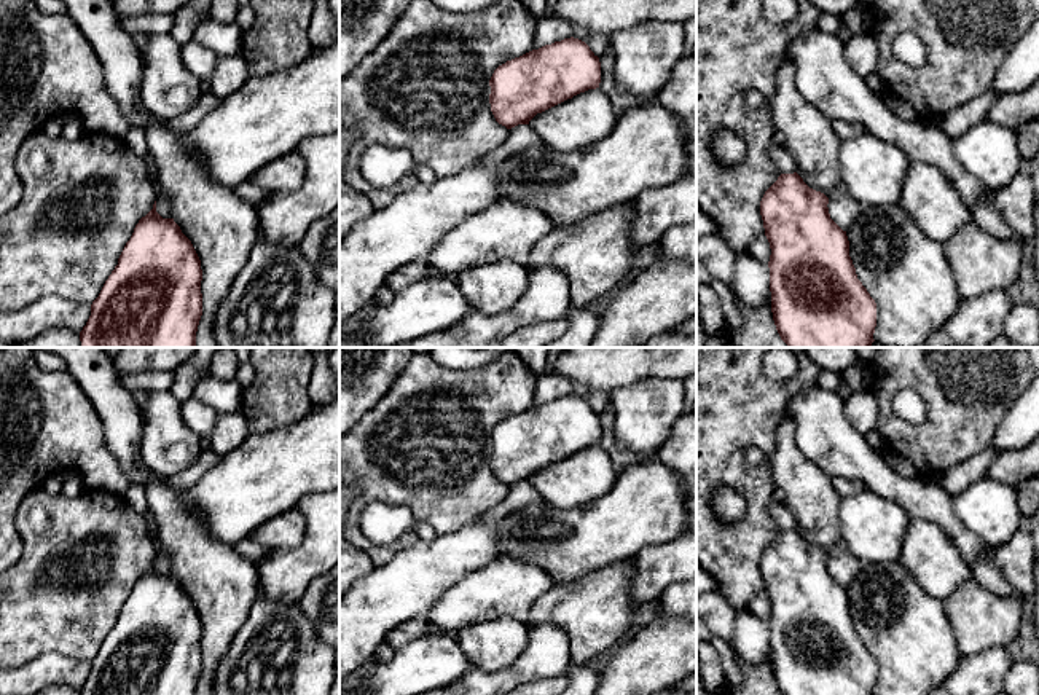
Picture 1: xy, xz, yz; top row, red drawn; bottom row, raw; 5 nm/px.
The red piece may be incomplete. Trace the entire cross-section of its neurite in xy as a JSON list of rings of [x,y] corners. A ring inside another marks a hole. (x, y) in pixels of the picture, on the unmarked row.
[[[155,558],[92,658],[80,695],[196,695],[201,638],[191,598],[156,569]]]

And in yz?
[[[781,531],[760,558],[771,612],[771,669],[781,695],[873,695],[876,660],[857,636],[849,598],[829,571],[829,555],[794,531]]]

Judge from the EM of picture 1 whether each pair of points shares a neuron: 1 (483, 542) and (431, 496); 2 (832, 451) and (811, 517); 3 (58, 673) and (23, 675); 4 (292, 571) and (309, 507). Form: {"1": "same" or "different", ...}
{"1": "different", "2": "different", "3": "same", "4": "same"}

